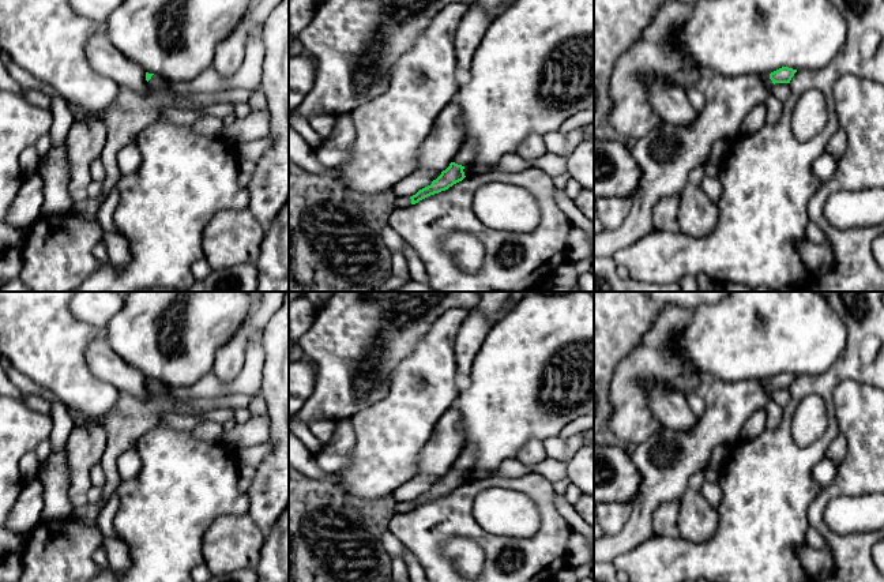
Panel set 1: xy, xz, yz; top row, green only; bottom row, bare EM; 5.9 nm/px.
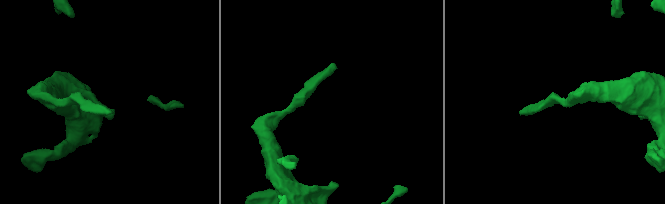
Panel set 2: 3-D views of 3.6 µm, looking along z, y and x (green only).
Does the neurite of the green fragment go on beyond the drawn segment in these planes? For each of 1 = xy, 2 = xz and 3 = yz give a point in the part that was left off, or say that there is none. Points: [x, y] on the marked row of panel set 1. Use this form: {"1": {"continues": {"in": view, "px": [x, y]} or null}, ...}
{"1": {"continues": {"in": "xy", "px": [157, 83]}}, "2": {"continues": {"in": "xz", "px": [466, 154]}}, "3": {"continues": {"in": "yz", "px": [766, 78]}}}

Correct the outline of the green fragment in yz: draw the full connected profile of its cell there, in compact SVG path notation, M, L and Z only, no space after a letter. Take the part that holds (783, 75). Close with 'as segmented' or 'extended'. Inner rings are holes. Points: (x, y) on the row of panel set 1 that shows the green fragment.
M782 67L771 74L763 75L764 85L771 89L775 83L790 83L797 70Z | extended

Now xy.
M146 72L146 80L147 80L147 83L153 91L157 91L161 94L173 94L170 91L168 79L158 76L158 75L154 75L154 74Z | extended

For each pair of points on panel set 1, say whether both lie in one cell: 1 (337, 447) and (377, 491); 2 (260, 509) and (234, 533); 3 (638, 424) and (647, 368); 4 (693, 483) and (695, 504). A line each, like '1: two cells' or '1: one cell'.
1: two cells
2: two cells
3: one cell
4: two cells

